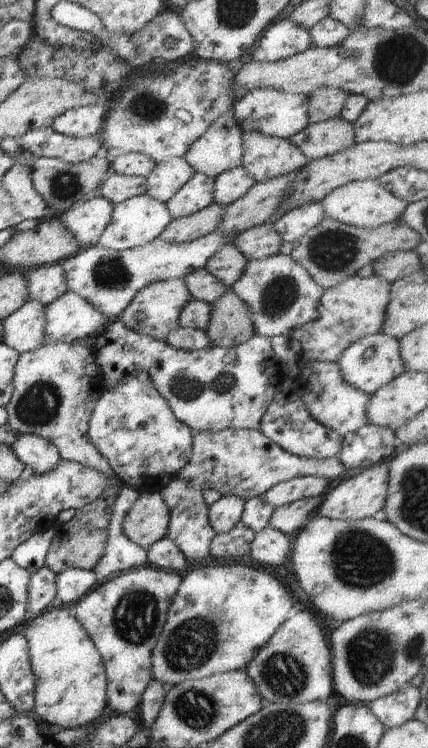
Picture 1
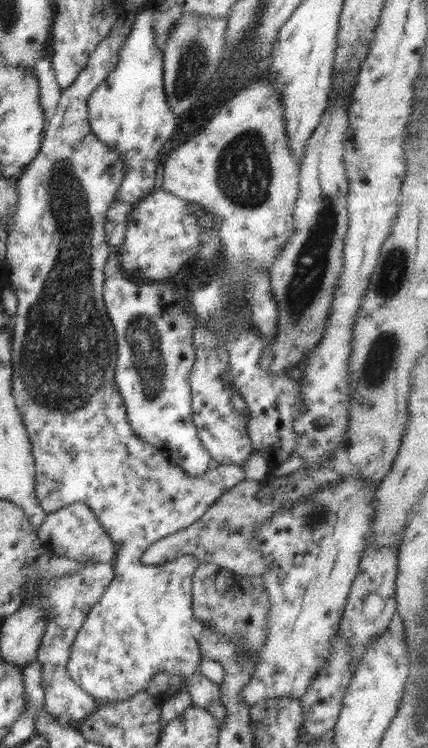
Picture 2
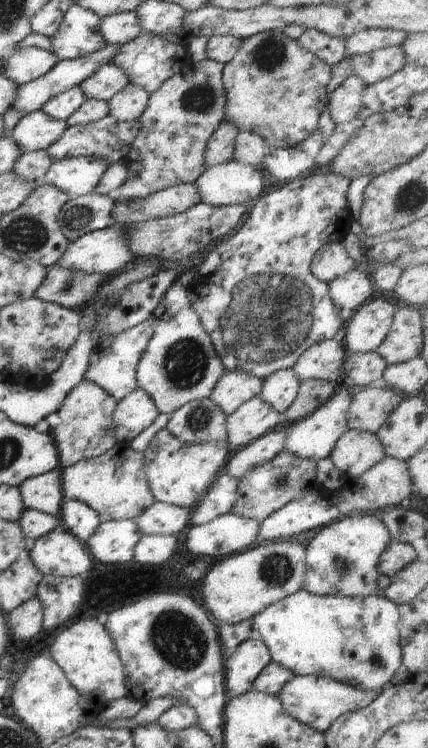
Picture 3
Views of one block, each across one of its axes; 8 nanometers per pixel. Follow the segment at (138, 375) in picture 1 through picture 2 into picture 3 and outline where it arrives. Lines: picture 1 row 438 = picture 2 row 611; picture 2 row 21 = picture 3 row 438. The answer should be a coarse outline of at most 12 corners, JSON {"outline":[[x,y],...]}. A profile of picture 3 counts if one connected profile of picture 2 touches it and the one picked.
{"outline":[[141,388],[117,401],[117,440],[134,440],[159,412]]}

